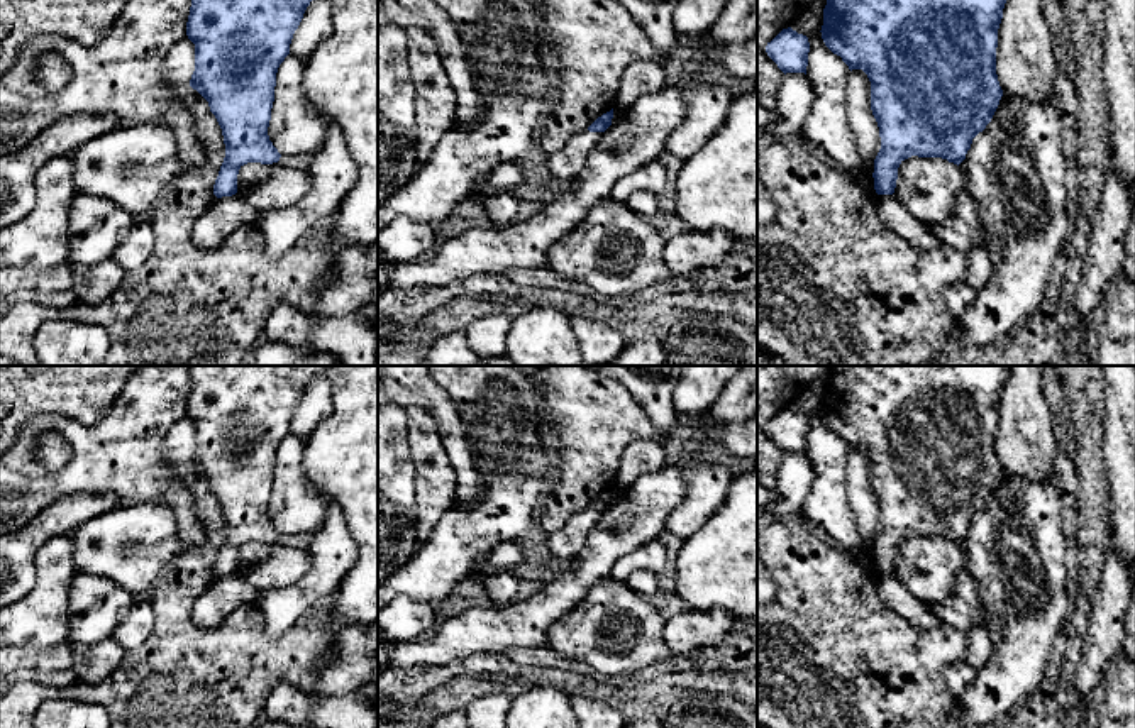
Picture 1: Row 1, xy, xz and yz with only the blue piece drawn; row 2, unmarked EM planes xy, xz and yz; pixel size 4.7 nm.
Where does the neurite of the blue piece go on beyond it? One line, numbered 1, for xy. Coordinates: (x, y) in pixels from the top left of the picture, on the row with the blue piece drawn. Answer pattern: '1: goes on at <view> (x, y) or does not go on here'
1: does not go on here

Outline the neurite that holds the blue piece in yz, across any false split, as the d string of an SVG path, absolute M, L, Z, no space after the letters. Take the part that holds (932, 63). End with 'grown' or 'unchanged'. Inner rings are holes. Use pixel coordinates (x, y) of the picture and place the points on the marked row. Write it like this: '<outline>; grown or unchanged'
M827 0L823 8L822 39L825 46L849 66L862 69L871 81L871 110L879 127L881 149L874 159L874 190L878 195L893 195L898 179L900 164L911 157L942 157L949 163L961 164L971 149L972 139L991 122L1003 90L996 74L998 29L1003 19L1006 0Z; unchanged

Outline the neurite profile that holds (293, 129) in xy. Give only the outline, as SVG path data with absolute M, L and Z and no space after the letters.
M288 54L276 73L274 102L268 135L285 157L315 154L327 135L327 124L305 100L307 59Z

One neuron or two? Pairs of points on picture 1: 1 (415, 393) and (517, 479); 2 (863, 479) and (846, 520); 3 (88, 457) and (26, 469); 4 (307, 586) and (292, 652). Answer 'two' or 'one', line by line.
1: two
2: two
3: one
4: two

